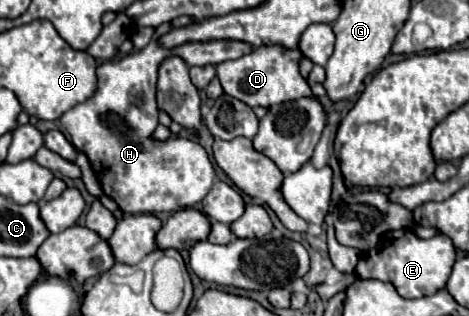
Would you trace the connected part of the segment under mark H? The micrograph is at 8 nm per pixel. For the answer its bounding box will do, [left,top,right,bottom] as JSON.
[59,23,253,213]

